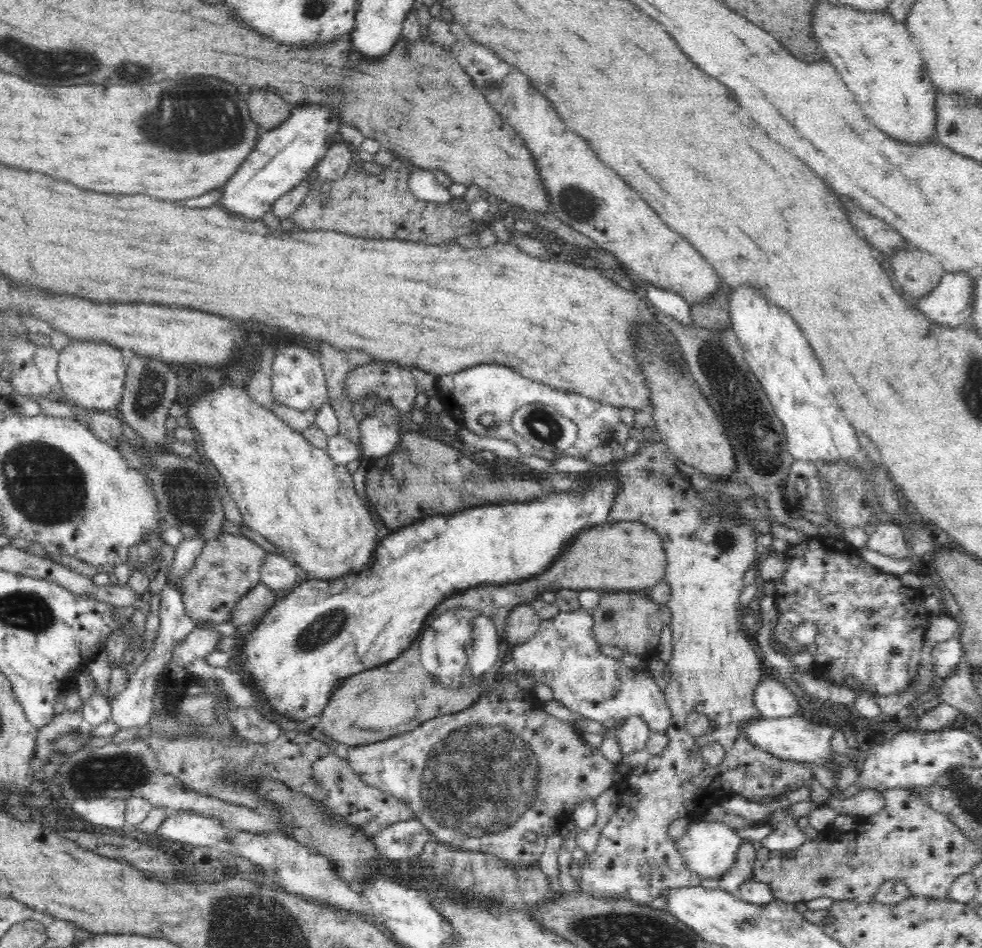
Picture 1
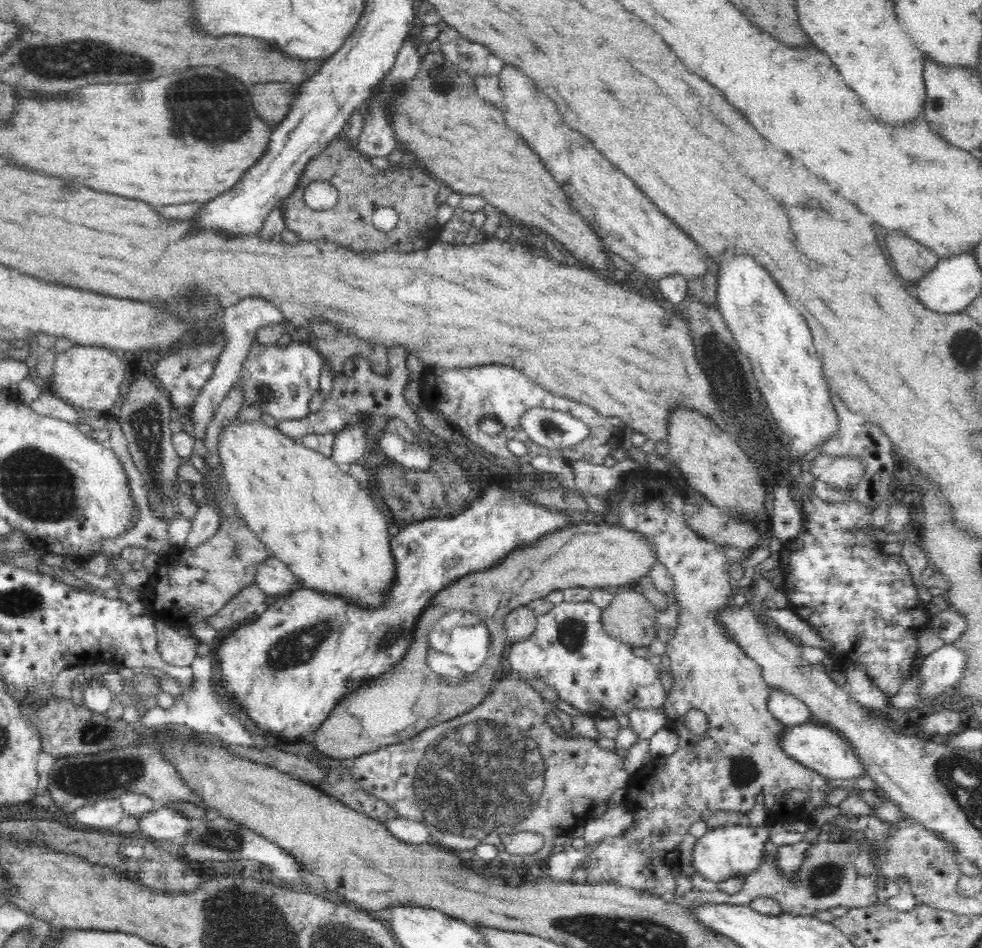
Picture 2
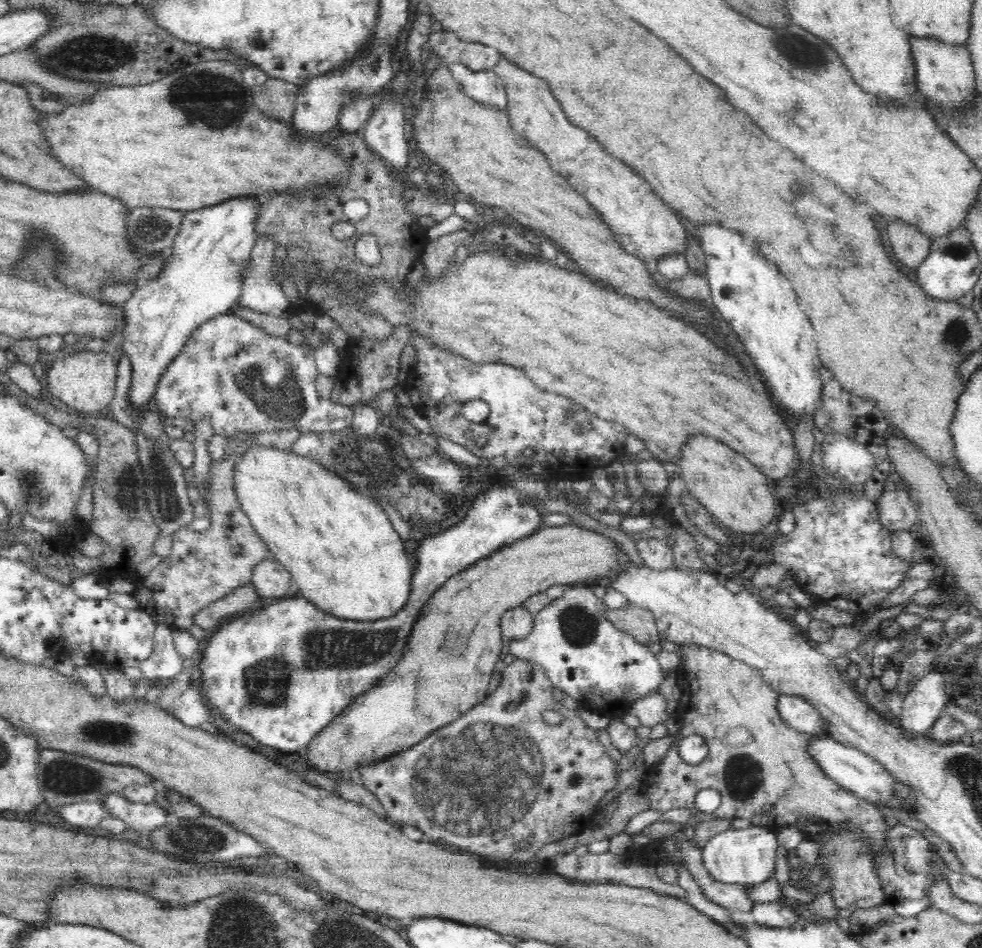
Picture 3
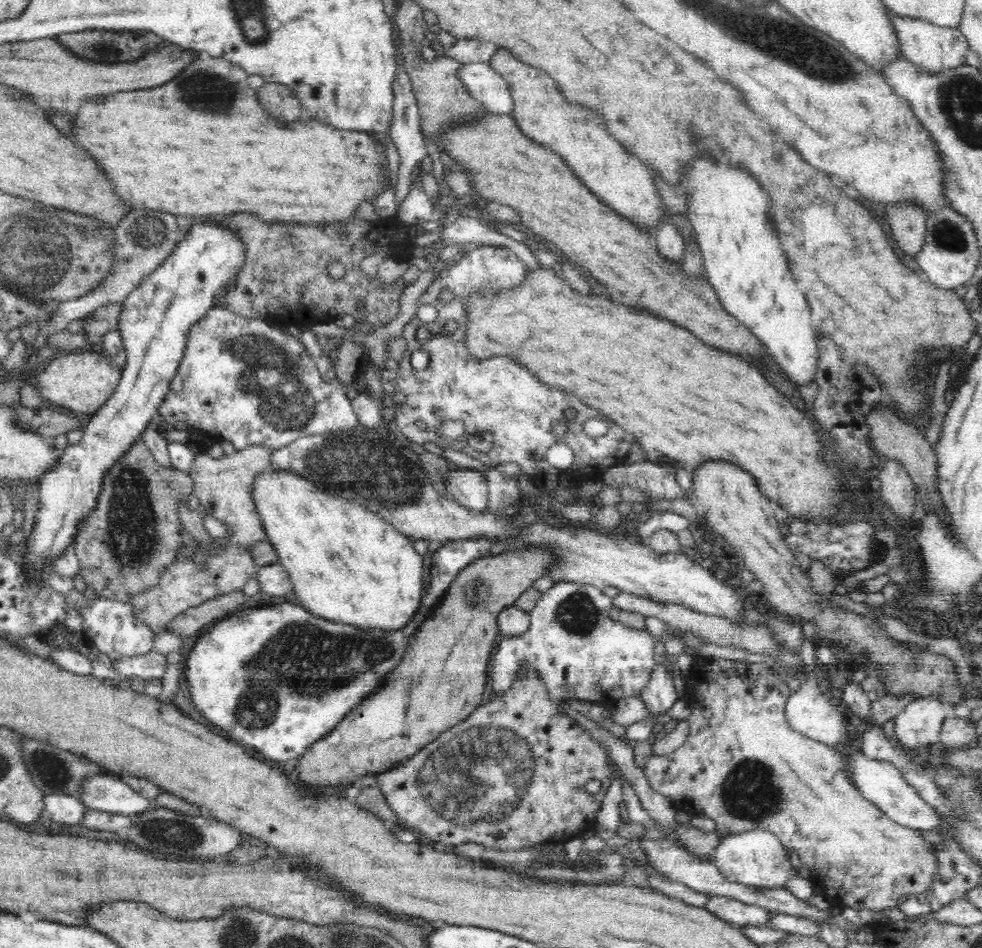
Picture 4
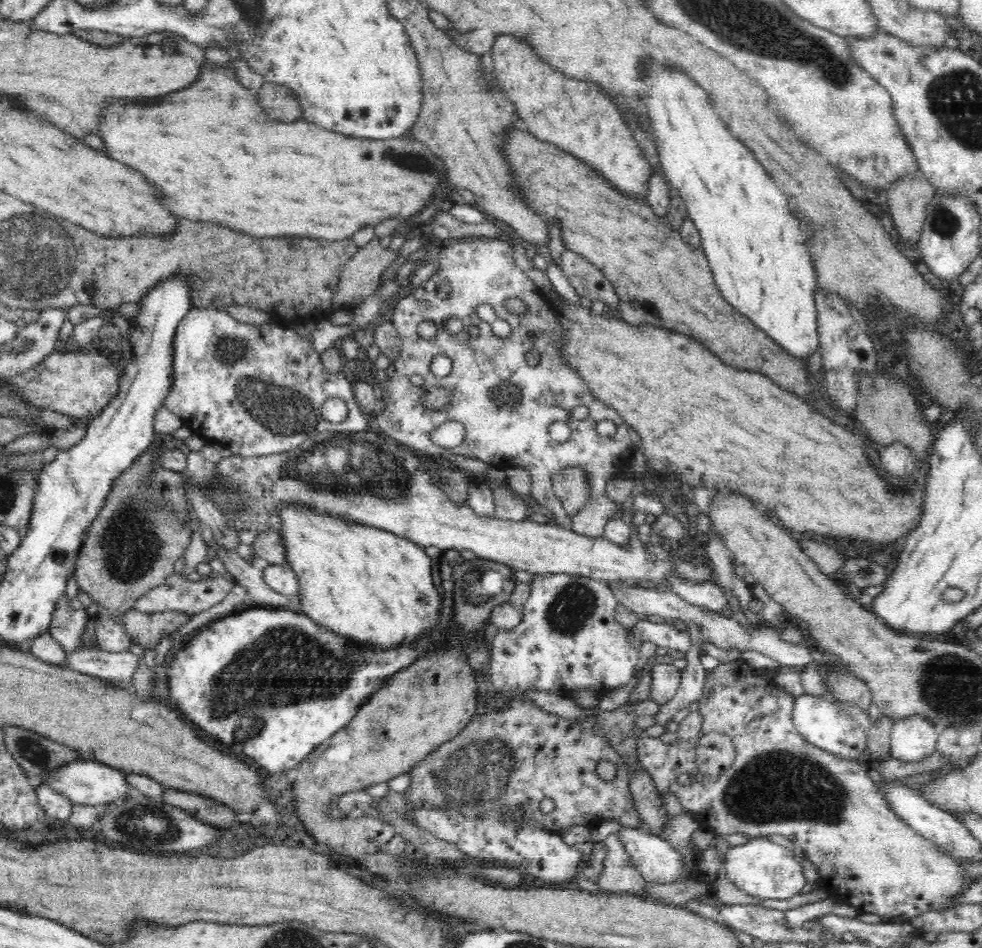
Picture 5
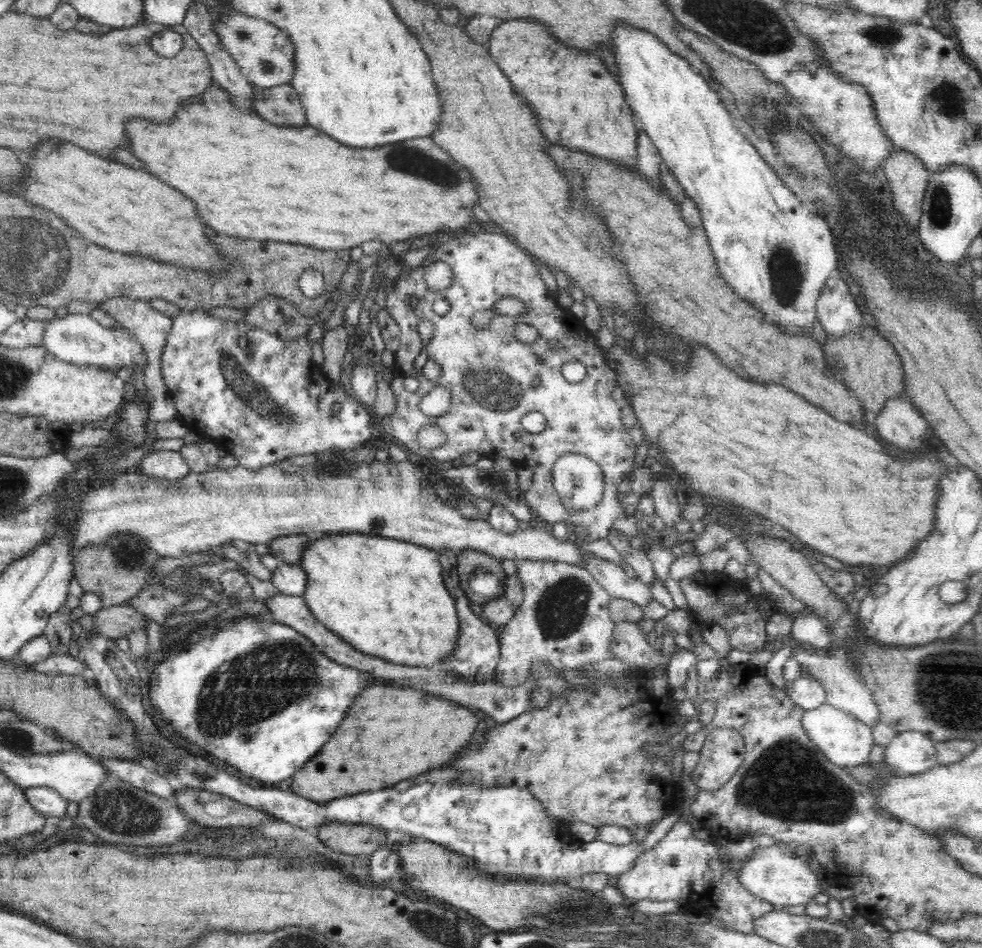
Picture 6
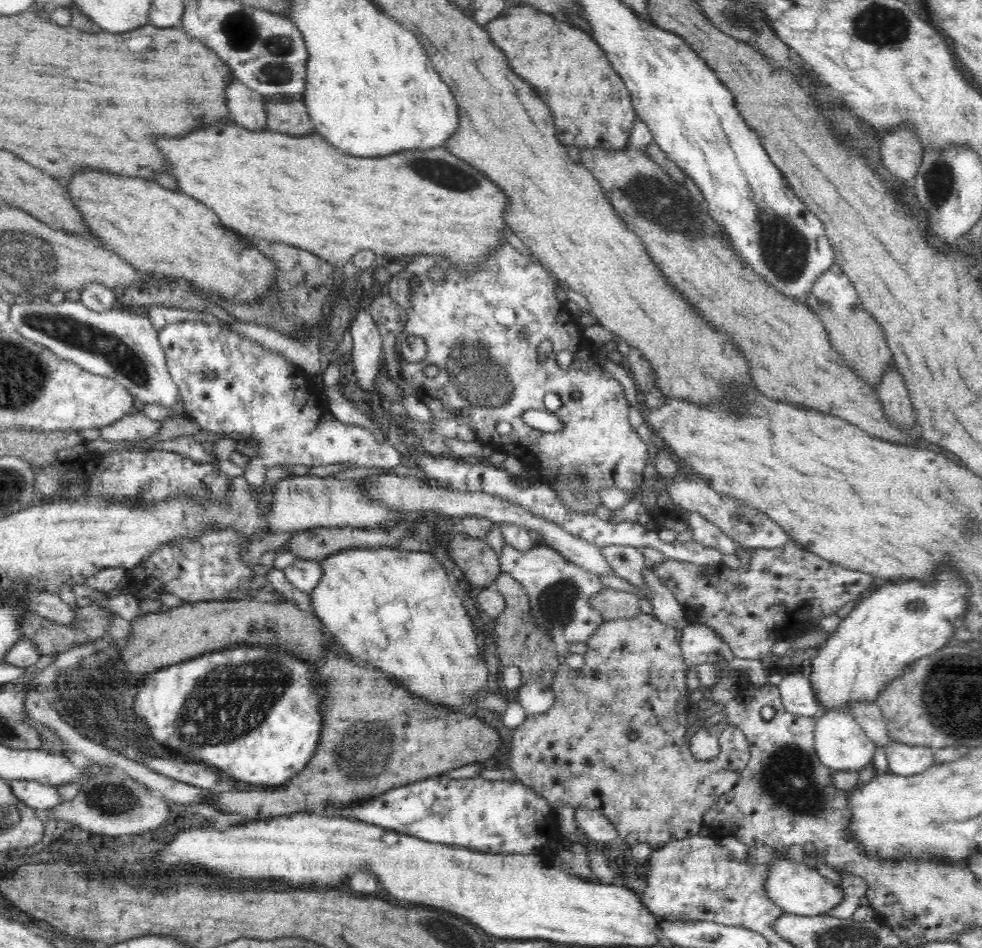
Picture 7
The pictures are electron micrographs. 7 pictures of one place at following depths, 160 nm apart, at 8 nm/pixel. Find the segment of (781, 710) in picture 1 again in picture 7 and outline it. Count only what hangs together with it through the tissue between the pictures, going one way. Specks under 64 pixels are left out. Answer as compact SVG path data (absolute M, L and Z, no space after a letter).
M836 709L822 711L815 716L815 751L820 762L832 771L858 771L872 763L875 742L866 735L856 719L846 711Z

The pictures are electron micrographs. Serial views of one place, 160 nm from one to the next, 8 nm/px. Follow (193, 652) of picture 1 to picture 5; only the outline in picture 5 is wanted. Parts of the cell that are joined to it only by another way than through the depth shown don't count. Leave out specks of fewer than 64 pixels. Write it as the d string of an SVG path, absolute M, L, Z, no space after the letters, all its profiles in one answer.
M100 648L68 652L64 666L102 680L110 680L114 687L134 692L132 676L141 658L130 651L108 652Z

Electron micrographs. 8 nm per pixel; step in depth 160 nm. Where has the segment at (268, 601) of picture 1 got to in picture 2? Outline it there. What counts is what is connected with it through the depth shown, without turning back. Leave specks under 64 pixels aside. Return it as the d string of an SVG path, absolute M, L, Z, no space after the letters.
M255 584L246 586L222 610L216 615L210 616L206 620L206 624L218 631L224 630L224 628L232 628L238 622L249 619L253 614L260 614L266 608L266 596Z

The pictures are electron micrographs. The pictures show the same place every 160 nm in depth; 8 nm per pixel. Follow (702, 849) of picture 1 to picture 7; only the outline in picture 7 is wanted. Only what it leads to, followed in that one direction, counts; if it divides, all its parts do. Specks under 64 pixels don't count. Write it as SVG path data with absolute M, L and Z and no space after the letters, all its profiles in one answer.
M783 857L769 858L765 876L765 893L786 913L802 916L827 915L827 912L845 897L843 887L826 880L812 864L804 864Z

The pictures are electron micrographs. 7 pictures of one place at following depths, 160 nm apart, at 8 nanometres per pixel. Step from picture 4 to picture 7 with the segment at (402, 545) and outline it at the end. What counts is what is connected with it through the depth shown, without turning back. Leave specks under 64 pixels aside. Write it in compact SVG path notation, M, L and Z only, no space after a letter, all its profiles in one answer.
M374 547L374 548L353 548L330 554L321 561L322 578L318 582L318 586L314 588L311 594L310 604L314 608L313 614L319 618L323 624L323 630L328 633L335 644L348 655L357 660L359 664L364 664L380 669L385 674L394 675L400 687L409 690L414 695L434 703L434 705L442 705L450 711L458 711L460 713L469 713L470 715L483 715L480 708L475 708L475 698L480 691L488 688L488 668L482 656L482 644L479 643L479 638L474 632L471 618L466 613L462 606L462 598L457 591L453 580L446 573L445 568L440 565L440 562L432 553L428 552L407 552L407 550L396 549L394 547Z

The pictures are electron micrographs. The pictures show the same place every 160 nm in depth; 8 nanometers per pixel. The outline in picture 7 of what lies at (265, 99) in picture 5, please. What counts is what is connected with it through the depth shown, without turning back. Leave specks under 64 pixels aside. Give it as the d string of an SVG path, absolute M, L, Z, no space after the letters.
M302 98L278 99L265 103L266 128L290 136L306 136L315 132Z

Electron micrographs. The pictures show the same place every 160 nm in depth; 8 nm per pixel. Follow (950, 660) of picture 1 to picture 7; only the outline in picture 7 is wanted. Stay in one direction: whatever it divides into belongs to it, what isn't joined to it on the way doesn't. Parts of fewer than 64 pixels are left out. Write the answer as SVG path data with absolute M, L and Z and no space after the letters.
M890 740L885 746L885 753L889 768L894 774L910 776L928 770L937 763L933 749Z

